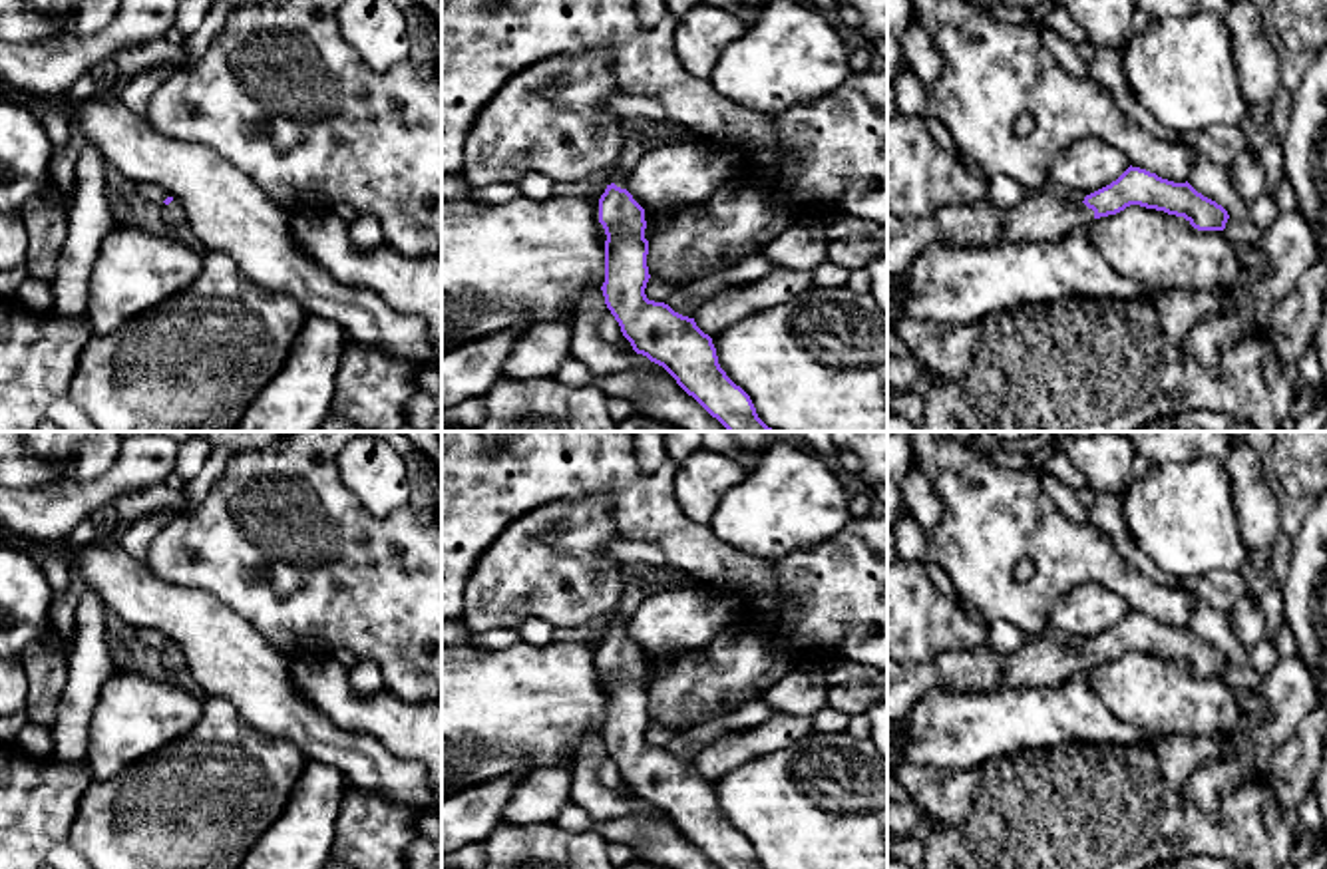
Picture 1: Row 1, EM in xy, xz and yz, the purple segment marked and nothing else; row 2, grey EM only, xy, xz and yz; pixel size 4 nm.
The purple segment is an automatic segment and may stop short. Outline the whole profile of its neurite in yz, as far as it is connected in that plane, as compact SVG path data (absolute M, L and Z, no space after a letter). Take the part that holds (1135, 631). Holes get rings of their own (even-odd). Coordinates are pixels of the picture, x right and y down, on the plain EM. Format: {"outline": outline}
{"outline": "M1132 610L1082 646L1046 630L1013 654L983 646L949 652L929 664L899 664L887 658L887 772L903 760L899 754L903 724L911 706L929 690L1056 686L1072 676L1086 676L1096 664L1130 650L1184 662L1198 676L1224 676L1230 664L1222 650L1198 638L1188 626L1174 628Z"}

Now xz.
{"outline": "M609 497L549 501L509 523L483 551L464 589L462 620L472 632L519 628L529 618L545 618L553 626L573 628L601 622L607 634L599 644L599 668L605 674L605 750L637 799L663 811L676 829L720 869L764 869L750 841L736 831L718 809L712 783L694 764L674 758L645 740L651 724L647 712L645 654L625 634L621 618L623 571L601 553L617 537Z"}

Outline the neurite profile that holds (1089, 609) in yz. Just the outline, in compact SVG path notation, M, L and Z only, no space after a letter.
M1082 583L1054 601L1048 628L1062 638L1090 640L1116 626L1128 612L1128 605L1110 589Z

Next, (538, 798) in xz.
M535 766L515 783L501 821L511 825L551 823L571 803L571 787L571 770Z

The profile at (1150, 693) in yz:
M1140 650L1096 664L1088 684L1118 720L1156 736L1228 736L1241 718L1235 690L1224 676L1198 676L1184 662Z

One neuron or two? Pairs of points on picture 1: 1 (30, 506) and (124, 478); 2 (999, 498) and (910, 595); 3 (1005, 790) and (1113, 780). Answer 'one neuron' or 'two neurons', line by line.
1: one neuron
2: two neurons
3: one neuron

